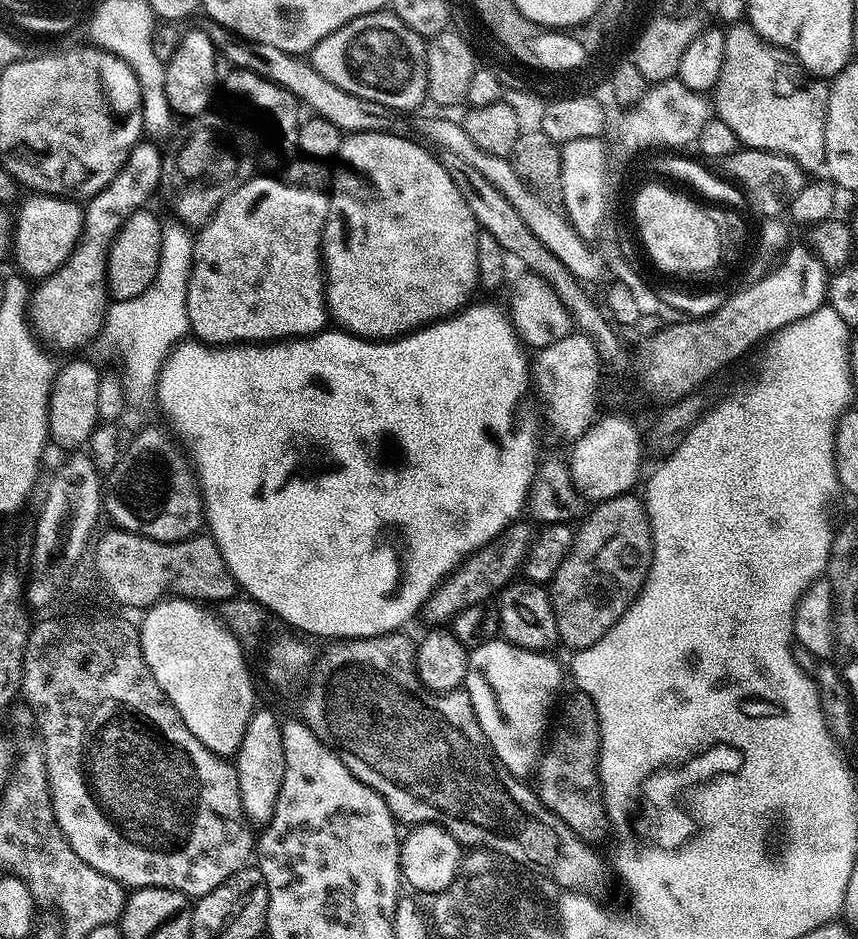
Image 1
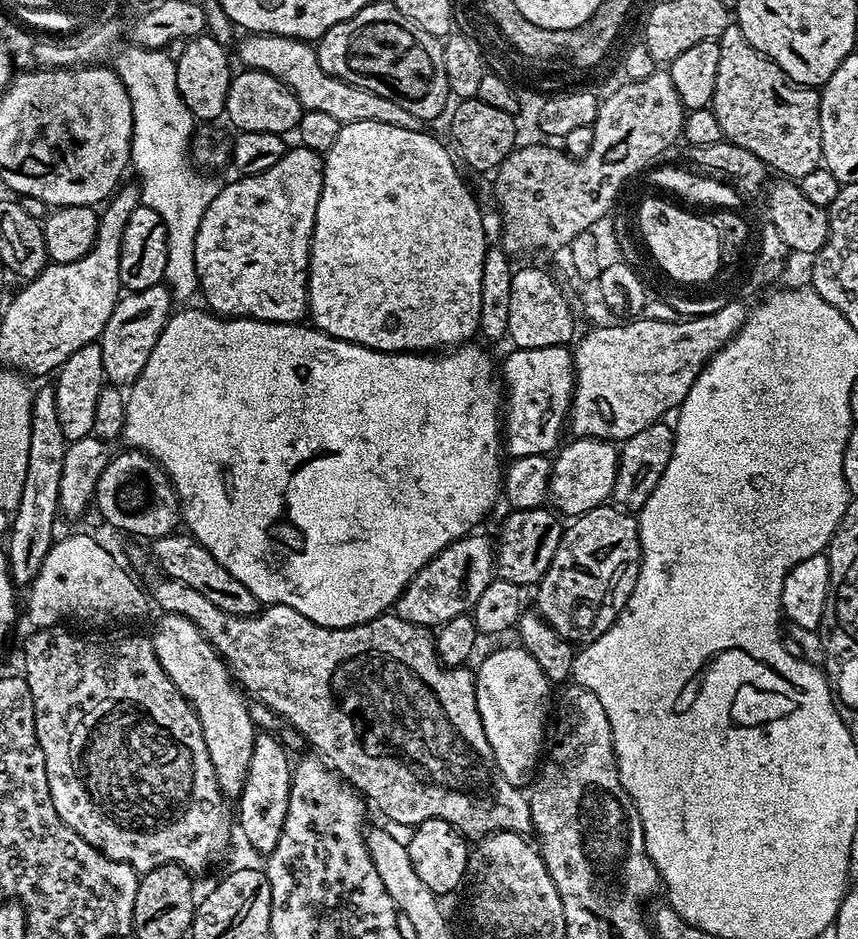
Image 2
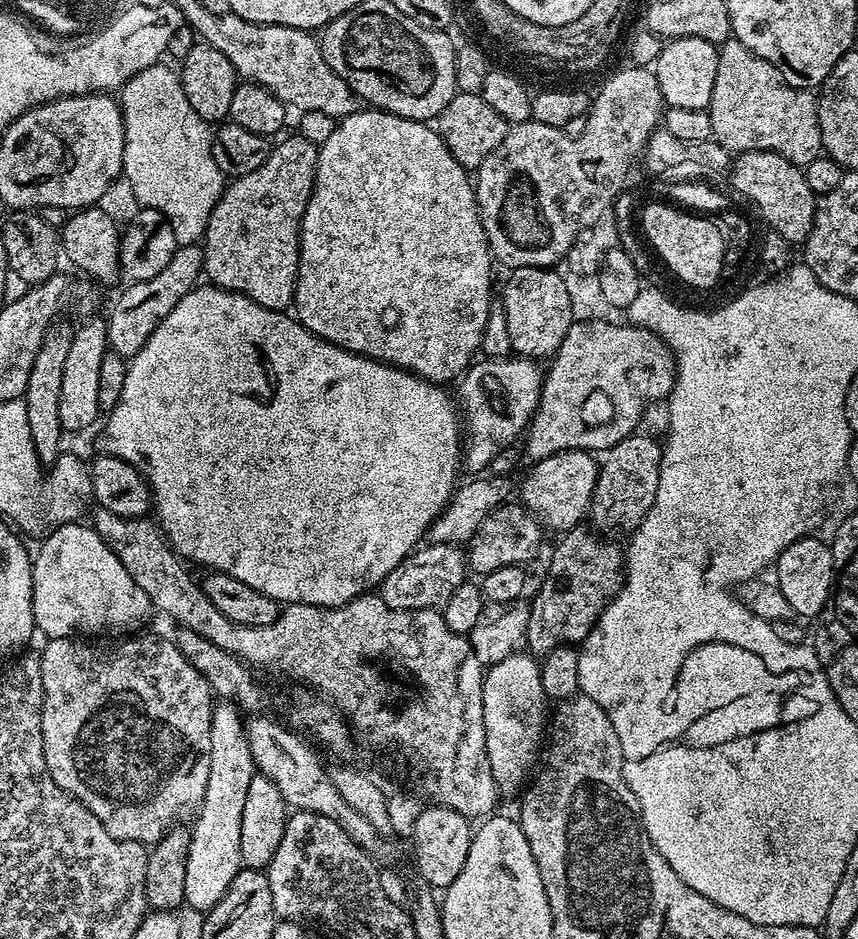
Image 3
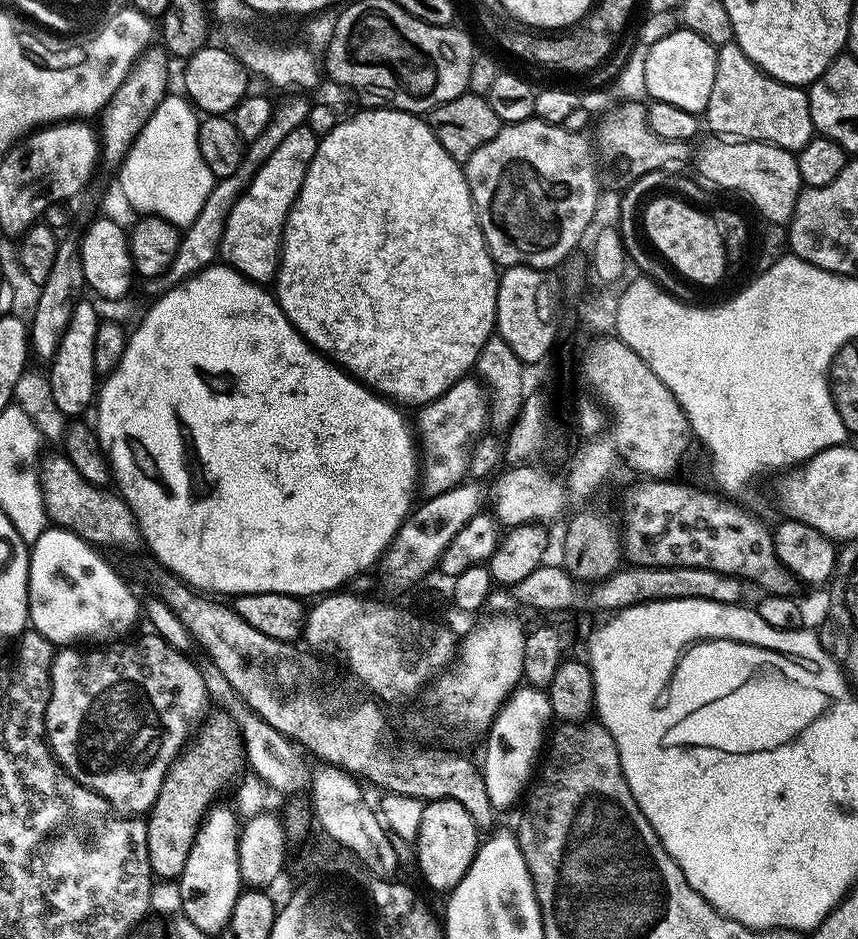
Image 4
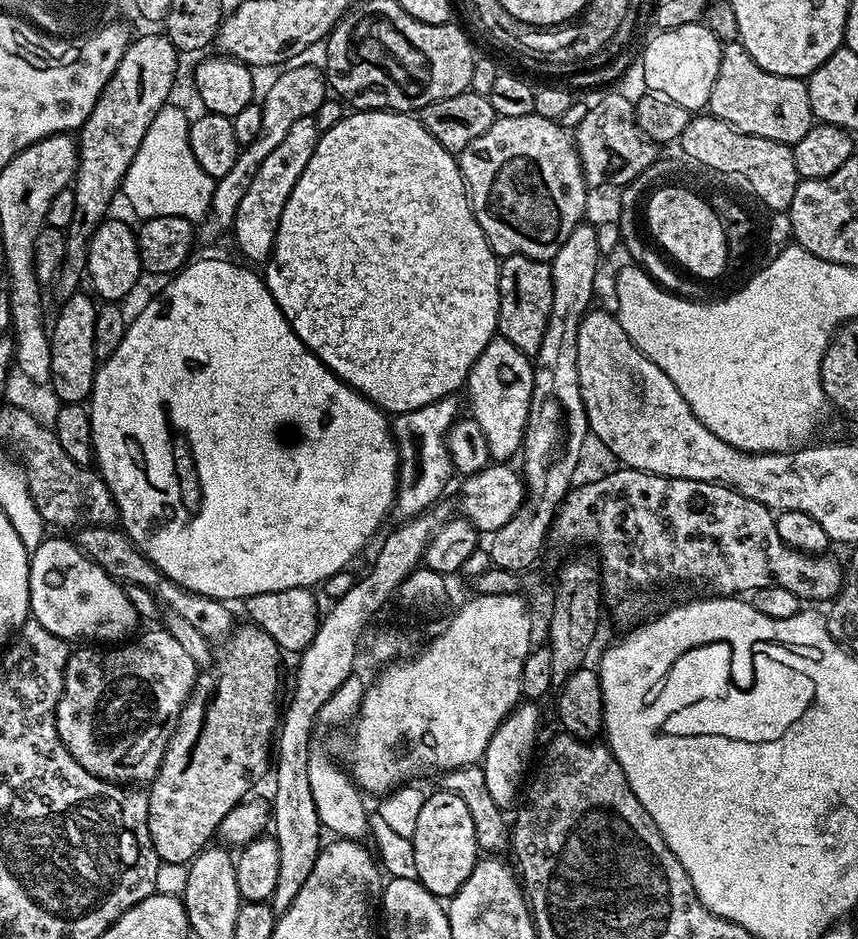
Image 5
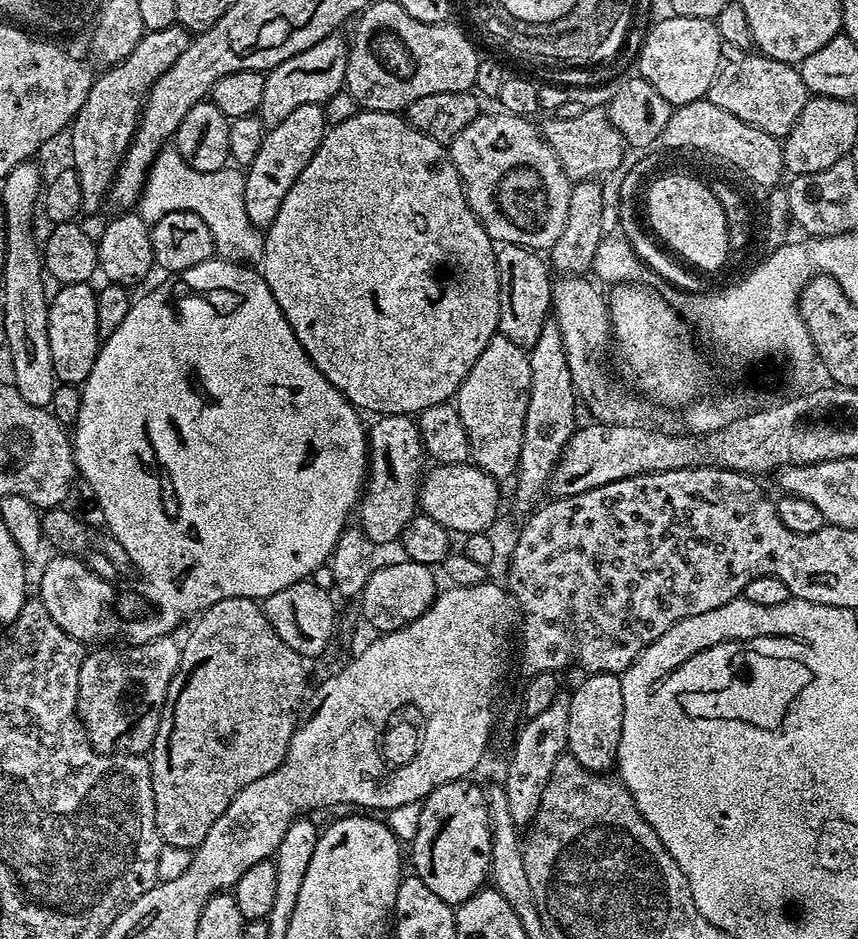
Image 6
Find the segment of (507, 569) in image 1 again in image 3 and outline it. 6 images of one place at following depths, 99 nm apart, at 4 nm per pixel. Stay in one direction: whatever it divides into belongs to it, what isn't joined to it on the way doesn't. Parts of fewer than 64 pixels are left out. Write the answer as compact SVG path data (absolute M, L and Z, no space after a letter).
M429 543L415 549L395 567L380 583L378 594L391 609L407 612L415 609L439 609L458 586L465 583L466 574L468 575L467 557L459 545Z

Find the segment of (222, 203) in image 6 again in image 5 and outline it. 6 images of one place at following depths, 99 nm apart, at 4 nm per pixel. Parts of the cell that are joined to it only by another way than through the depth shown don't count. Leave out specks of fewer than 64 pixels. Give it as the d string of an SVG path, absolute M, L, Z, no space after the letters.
M166 106L150 122L150 130L146 130L146 138L142 138L142 146L138 146L138 154L134 154L134 162L130 162L130 170L124 175L122 196L140 215L141 221L155 216L181 216L193 222L200 222L209 215L212 207L212 195L216 189L216 180L202 166L198 166L198 158L194 158L194 150L190 150L190 134L188 126L190 116L180 108Z

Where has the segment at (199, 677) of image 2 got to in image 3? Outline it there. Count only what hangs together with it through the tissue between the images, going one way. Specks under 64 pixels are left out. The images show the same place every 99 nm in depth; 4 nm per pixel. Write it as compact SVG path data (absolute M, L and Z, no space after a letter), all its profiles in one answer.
M220 702L213 707L210 726L210 778L206 778L206 794L195 817L196 825L191 825L190 828L192 841L186 858L184 904L192 907L197 914L203 914L217 904L222 894L230 890L230 882L234 882L242 867L242 806L246 806L250 782L258 775L244 726L241 713L233 705Z

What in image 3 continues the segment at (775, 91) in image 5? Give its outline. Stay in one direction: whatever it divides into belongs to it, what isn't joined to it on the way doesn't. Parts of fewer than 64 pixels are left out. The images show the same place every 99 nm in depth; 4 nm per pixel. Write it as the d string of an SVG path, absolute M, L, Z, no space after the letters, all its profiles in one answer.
M730 38L718 48L718 74L714 74L714 94L707 106L707 114L712 127L712 139L727 148L729 153L753 152L766 150L782 154L792 164L805 165L814 162L822 155L824 143L822 130L818 122L818 99L815 91L790 86L778 74L770 62L758 58L749 48L742 46L735 38Z

